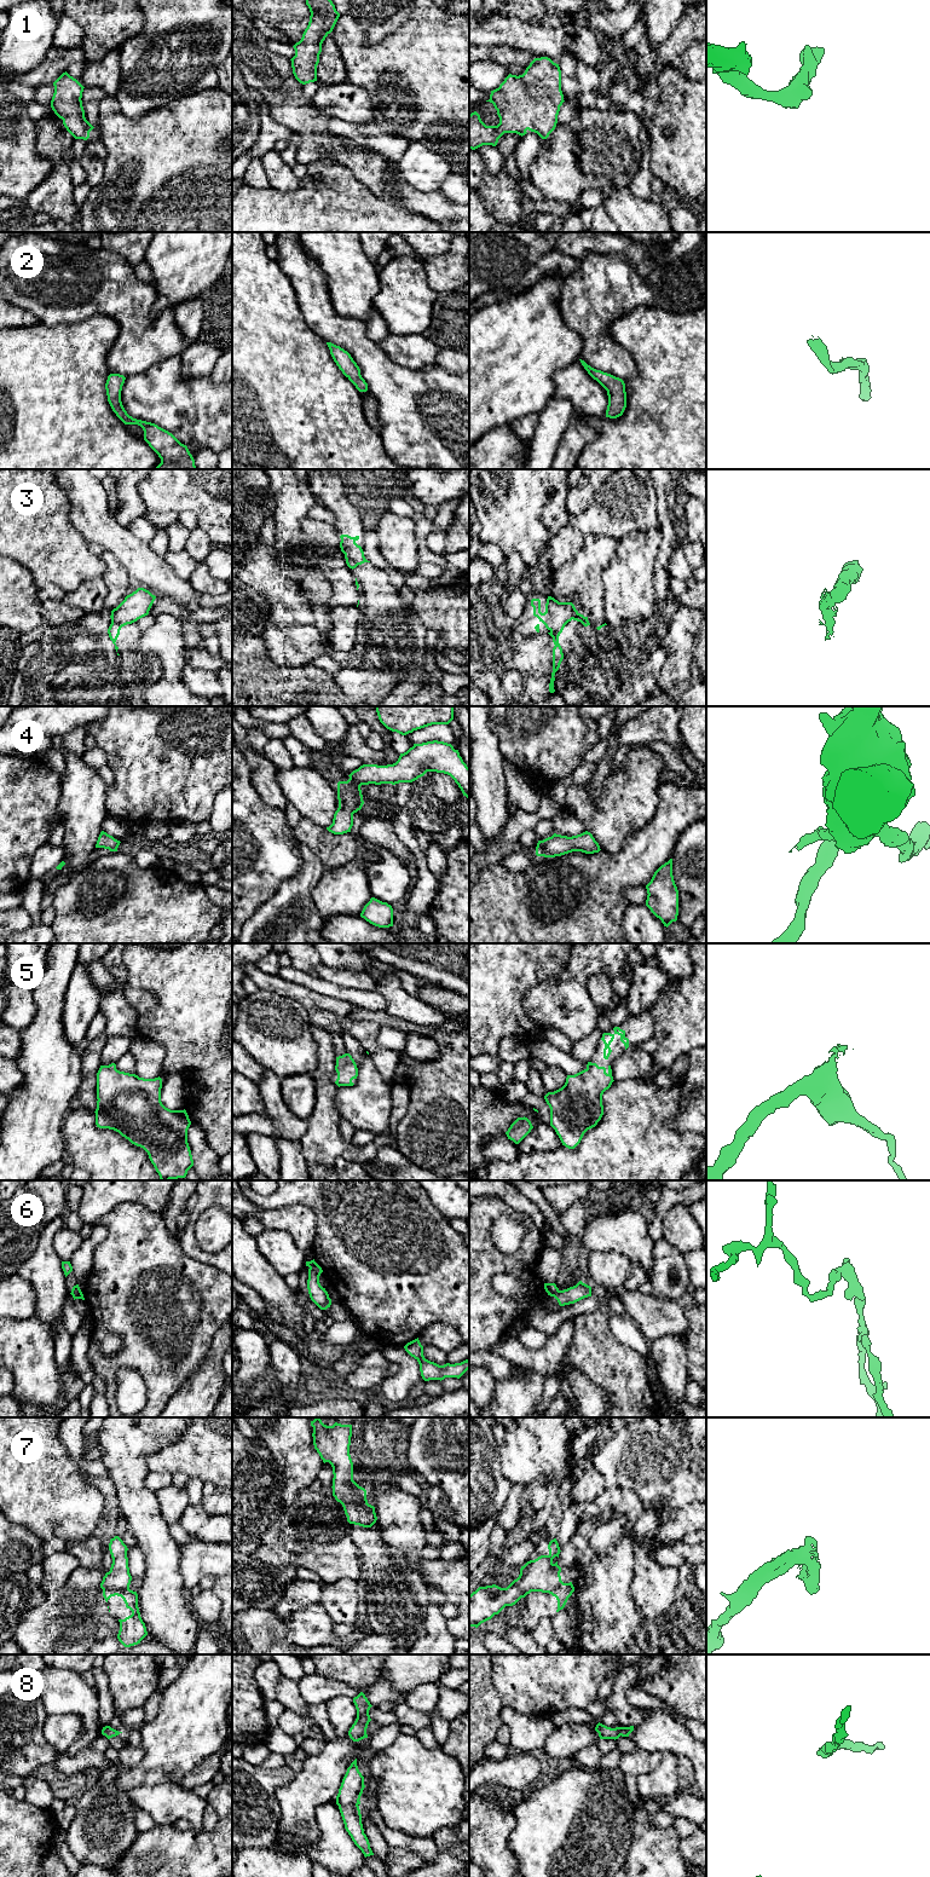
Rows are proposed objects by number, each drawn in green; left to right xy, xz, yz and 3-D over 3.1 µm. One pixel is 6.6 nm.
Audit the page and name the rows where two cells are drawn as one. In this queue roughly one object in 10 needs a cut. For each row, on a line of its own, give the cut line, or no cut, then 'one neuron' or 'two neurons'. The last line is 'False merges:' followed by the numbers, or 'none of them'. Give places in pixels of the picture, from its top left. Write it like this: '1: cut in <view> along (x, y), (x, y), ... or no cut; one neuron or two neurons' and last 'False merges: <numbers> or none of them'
1: no cut; one neuron
2: no cut; one neuron
3: cut in xz along (345, 555), (357, 561), (365, 560); two neurons
4: no cut; one neuron
5: no cut; one neuron
6: cut in yz along (558, 1289), (552, 1295); two neurons
7: cut in xy along (128, 1587), (103, 1590); two neurons
8: no cut; one neuron
False merges: 3, 6, 7

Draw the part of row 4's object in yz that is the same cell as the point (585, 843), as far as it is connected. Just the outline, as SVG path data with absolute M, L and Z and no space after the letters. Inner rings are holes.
M588 831L567 837L554 833L543 841L538 841L536 847L536 855L544 857L561 856L572 851L582 851L585 854L599 853L600 845Z

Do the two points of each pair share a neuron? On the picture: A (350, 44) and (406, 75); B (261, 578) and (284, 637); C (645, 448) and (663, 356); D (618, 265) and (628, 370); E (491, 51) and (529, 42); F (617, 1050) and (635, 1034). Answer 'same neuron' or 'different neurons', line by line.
A: same neuron
B: different neurons
C: same neuron
D: same neuron
E: different neurons
F: same neuron

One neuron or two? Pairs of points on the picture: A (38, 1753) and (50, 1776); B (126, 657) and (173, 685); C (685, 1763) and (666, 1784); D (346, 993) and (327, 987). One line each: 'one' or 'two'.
A: two
B: two
C: two
D: one

